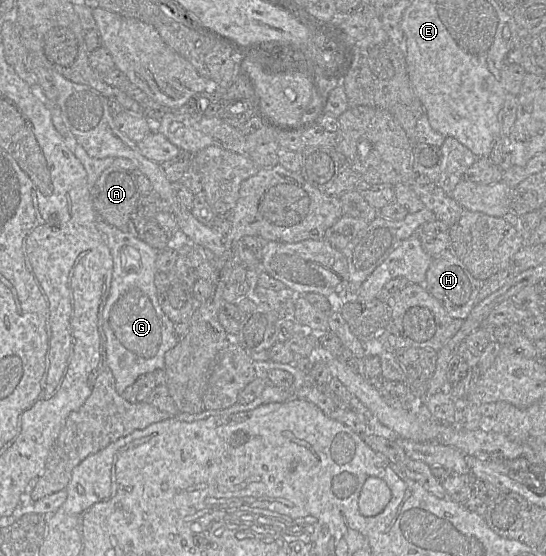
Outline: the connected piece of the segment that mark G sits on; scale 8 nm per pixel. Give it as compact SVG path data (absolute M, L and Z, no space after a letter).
M96 212L96 226L104 238L113 259L113 274L110 293L103 310L103 329L106 336L106 365L112 371L117 392L122 395L140 375L164 369L164 357L178 342L174 323L163 312L154 284L158 250L143 239L133 236L128 230L121 230L102 218Z

